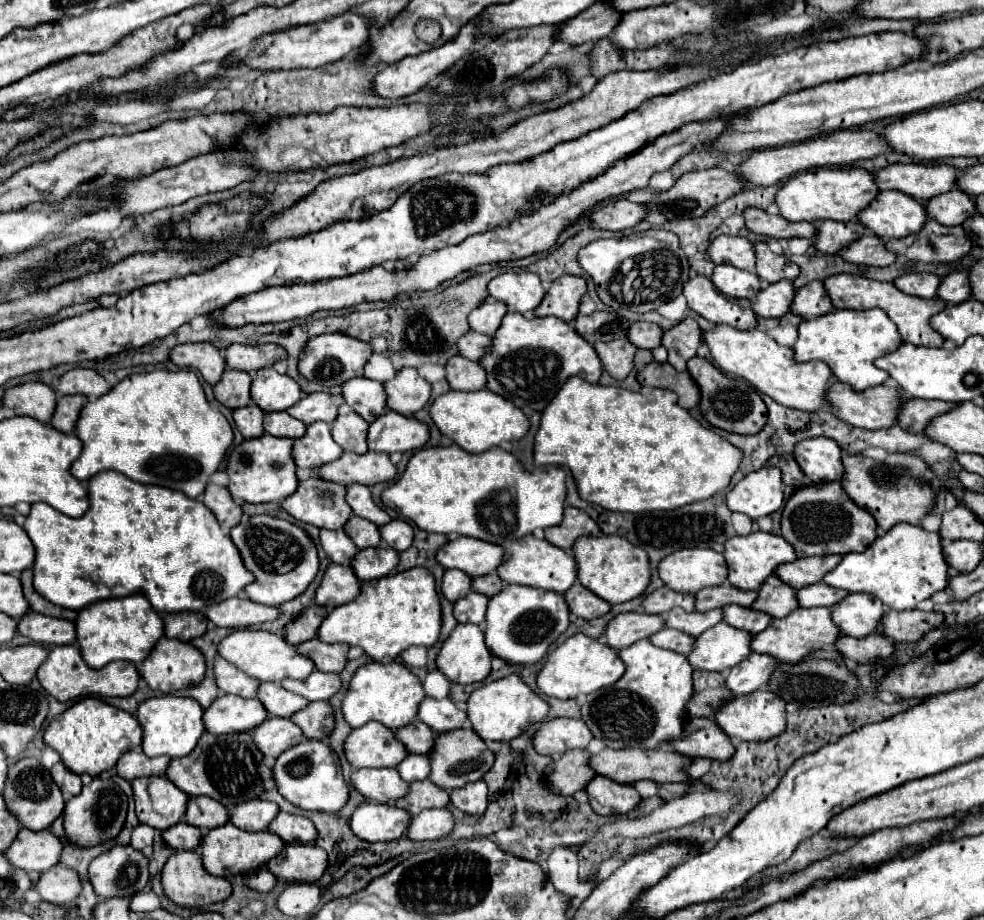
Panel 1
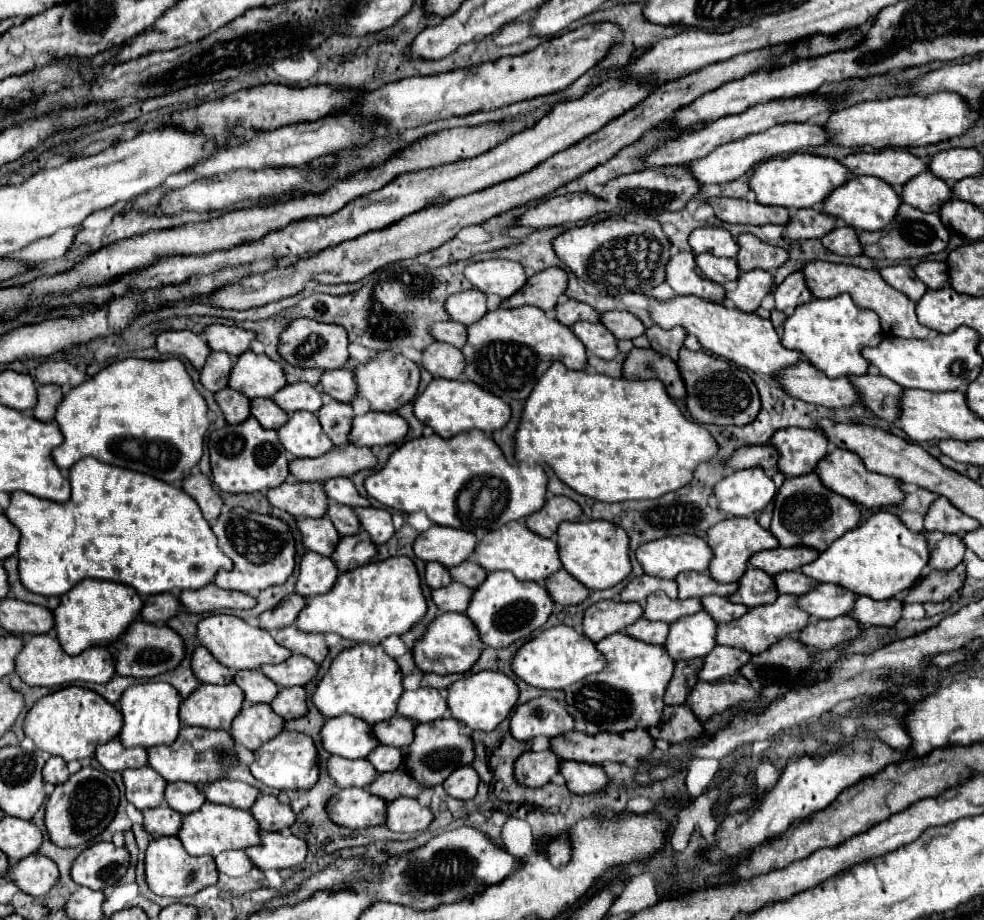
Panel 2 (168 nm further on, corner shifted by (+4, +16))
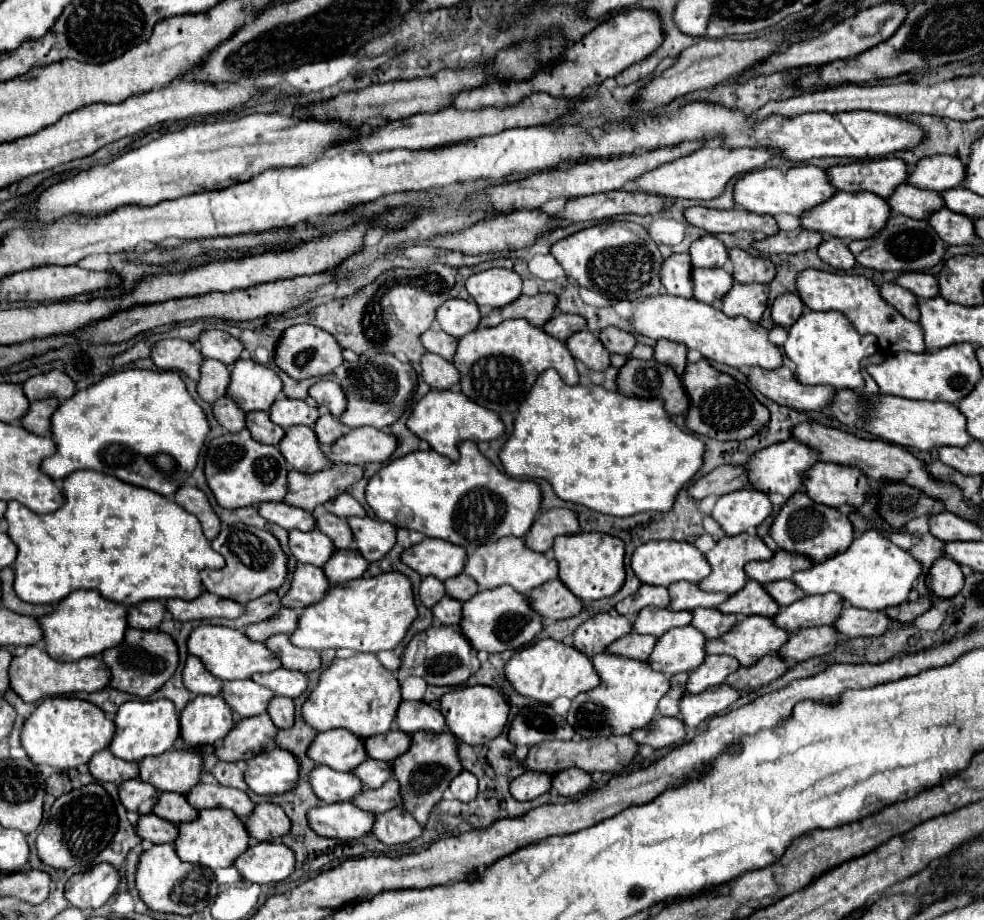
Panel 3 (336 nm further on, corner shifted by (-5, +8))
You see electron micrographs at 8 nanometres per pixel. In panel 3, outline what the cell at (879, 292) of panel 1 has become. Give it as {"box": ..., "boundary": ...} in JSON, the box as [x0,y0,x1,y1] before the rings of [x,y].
{"box":[798,270,926,352],"boundary":[[[804,270],[798,276],[798,296],[802,298],[802,302],[812,308],[812,310],[840,310],[846,314],[846,318],[854,324],[854,328],[860,334],[874,334],[878,338],[880,348],[886,348],[890,352],[926,352],[926,344],[924,344],[924,334],[918,322],[910,322],[904,320],[904,316],[900,316],[896,312],[896,308],[892,308],[882,296],[878,286],[866,278],[866,276],[858,276],[858,274],[834,274],[834,272],[824,272],[824,270]]]}

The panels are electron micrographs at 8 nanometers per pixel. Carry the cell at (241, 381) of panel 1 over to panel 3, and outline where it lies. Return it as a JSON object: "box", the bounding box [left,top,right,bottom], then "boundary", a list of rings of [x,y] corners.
{"box":[198,360,230,402],"boundary":[[[204,360],[200,368],[202,376],[198,382],[198,394],[204,402],[216,402],[226,396],[230,384],[230,370],[228,366],[220,364],[220,360]]]}

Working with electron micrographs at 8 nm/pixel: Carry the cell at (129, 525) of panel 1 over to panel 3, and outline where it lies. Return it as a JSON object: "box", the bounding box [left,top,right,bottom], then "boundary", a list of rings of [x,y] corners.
{"box":[4,472,224,606],"boundary":[[[72,472],[64,480],[66,502],[52,514],[36,514],[24,508],[20,502],[8,502],[4,514],[8,522],[8,536],[18,546],[18,558],[14,564],[16,594],[30,604],[58,604],[74,590],[98,590],[104,598],[132,606],[144,600],[170,600],[184,598],[194,600],[204,592],[200,572],[204,568],[224,568],[224,558],[210,546],[200,522],[188,510],[182,510],[174,500],[136,488],[116,480],[116,476],[104,476],[102,472]]]}

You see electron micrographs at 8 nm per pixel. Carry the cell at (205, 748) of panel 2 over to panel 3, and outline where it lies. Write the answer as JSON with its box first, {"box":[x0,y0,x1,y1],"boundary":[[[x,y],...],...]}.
{"box":[140,748,204,794],"boundary":[[[198,748],[168,750],[160,756],[140,760],[140,780],[152,784],[156,790],[186,794],[200,782],[204,770],[204,754]]]}

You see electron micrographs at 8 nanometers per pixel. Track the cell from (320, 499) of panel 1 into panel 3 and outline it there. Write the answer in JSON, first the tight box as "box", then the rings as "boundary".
{"box":[258,502,316,532],"boundary":[[[264,502],[258,508],[260,508],[260,516],[264,516],[268,522],[278,524],[286,530],[298,528],[302,532],[308,532],[316,528],[312,512],[306,512],[302,508],[296,508],[284,502]]]}

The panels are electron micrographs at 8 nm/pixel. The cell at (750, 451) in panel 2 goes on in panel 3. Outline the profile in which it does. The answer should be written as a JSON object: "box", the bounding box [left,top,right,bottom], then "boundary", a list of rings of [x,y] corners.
{"box":[688,464,750,500],"boundary":[[[724,464],[724,468],[716,468],[710,474],[702,476],[698,482],[694,482],[688,492],[692,498],[702,500],[708,494],[728,494],[734,490],[742,490],[750,486],[748,484],[748,470],[746,466],[738,466],[738,464]]]}

